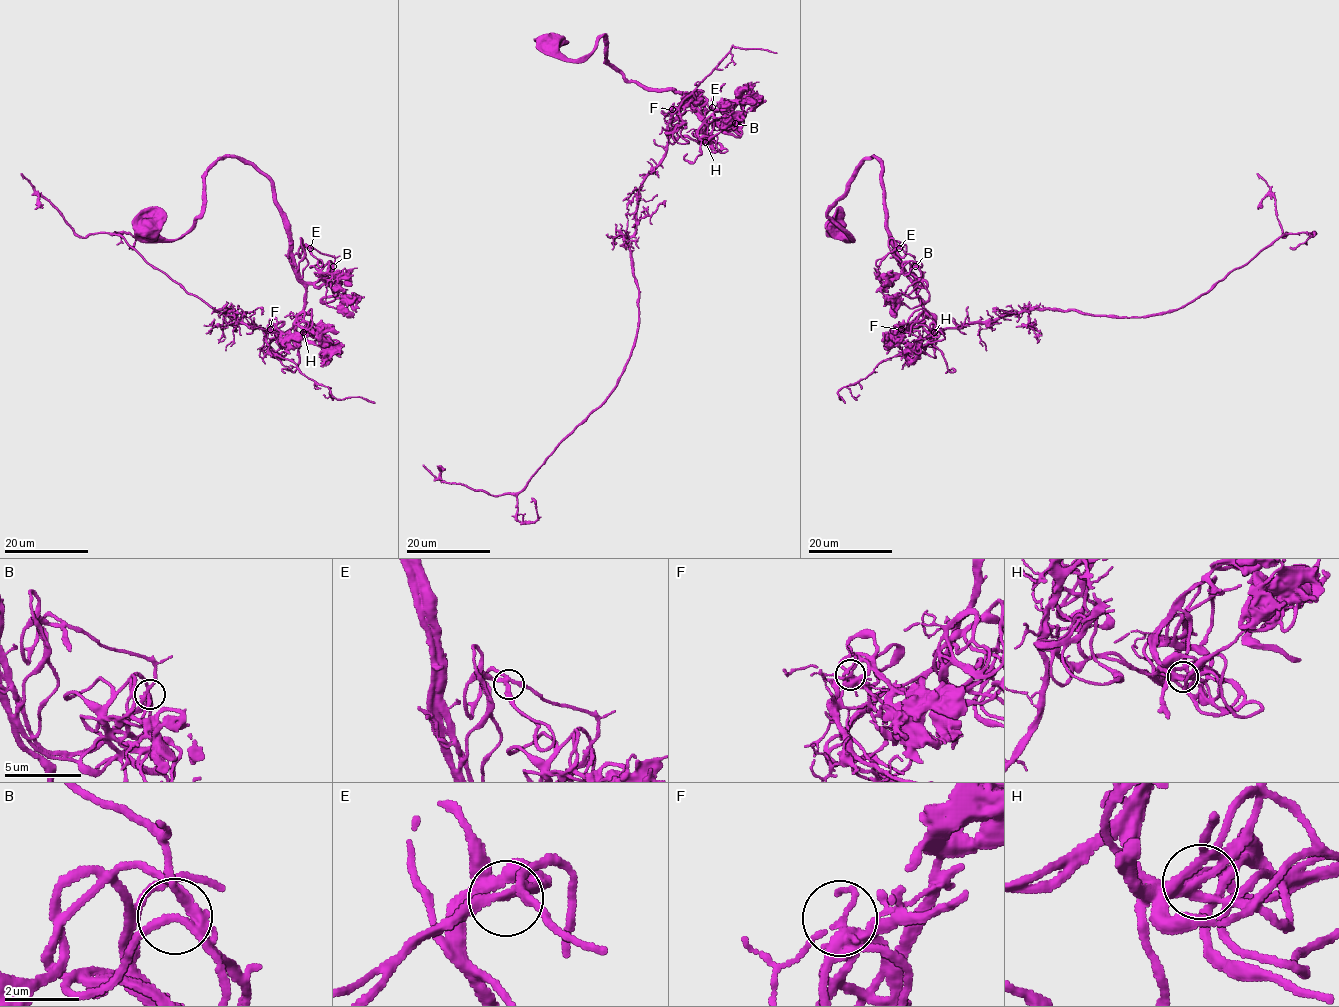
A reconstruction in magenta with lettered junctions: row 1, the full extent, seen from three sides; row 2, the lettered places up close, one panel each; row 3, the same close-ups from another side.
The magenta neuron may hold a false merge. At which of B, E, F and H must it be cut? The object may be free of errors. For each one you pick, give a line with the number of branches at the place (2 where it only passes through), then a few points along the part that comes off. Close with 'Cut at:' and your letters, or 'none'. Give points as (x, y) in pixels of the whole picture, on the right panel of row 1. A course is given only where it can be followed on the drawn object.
F: 6 | (902, 329), (927, 337), (1031, 309), (1128, 317), (1178, 309), (1287, 233), (1283, 237), (1274, 194), (1257, 173)
Cut at: F

